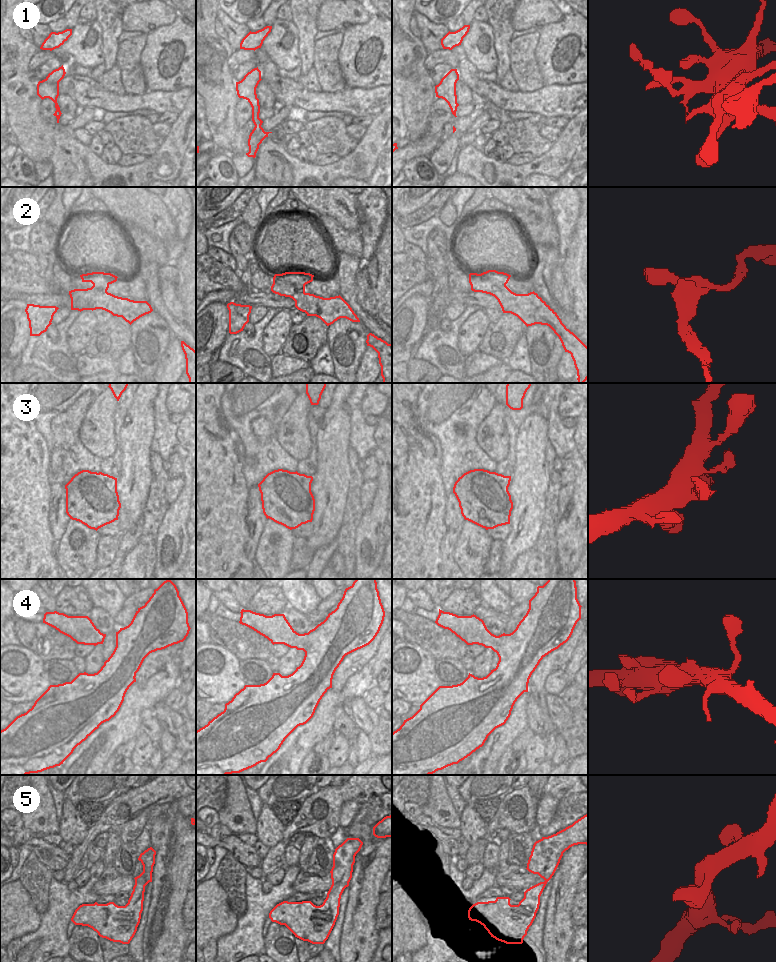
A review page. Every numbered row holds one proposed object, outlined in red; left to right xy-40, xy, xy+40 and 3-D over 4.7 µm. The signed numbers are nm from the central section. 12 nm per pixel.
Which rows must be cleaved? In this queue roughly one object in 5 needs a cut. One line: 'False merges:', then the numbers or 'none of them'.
False merges: 1

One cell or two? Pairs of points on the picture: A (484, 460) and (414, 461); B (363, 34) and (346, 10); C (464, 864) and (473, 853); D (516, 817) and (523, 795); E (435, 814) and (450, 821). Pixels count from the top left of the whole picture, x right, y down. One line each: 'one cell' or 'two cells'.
A: two cells
B: two cells
C: one cell
D: one cell
E: one cell

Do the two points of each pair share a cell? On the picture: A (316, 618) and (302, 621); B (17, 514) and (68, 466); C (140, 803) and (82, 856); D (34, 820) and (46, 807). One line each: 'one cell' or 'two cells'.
A: two cells
B: two cells
C: one cell
D: one cell

